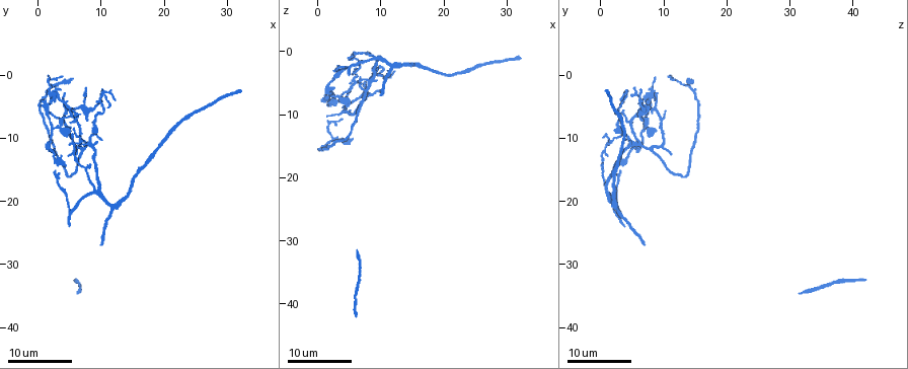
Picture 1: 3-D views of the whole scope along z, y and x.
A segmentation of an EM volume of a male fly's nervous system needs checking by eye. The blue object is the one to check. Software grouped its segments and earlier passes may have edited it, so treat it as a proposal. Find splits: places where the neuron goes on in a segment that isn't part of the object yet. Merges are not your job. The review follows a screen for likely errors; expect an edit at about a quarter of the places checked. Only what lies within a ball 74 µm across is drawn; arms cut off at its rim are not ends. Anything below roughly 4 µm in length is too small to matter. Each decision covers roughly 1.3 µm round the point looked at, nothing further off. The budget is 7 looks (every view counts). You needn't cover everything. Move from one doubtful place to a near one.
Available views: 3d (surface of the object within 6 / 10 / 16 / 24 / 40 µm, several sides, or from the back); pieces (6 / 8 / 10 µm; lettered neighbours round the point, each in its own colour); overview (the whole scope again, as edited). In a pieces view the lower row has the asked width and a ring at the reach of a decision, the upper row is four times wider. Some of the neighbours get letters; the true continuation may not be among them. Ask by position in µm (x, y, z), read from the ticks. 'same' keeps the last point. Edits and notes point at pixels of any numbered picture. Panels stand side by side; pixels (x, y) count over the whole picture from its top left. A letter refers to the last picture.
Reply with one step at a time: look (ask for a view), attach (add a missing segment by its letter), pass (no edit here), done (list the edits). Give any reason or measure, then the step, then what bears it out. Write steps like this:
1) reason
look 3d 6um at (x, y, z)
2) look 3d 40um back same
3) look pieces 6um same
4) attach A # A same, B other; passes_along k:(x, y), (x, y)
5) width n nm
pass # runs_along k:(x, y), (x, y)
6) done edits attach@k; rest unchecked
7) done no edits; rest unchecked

branch stops here
look 3d 16um at (5.0, 0.5, 14.5)

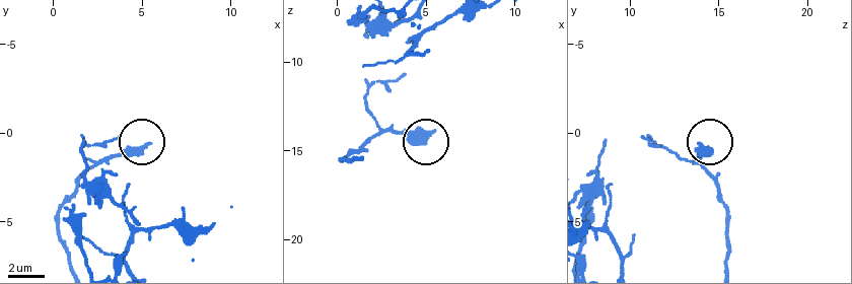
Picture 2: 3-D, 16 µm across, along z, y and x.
look pieces 6um at (5.3, 0.6, 14.1)

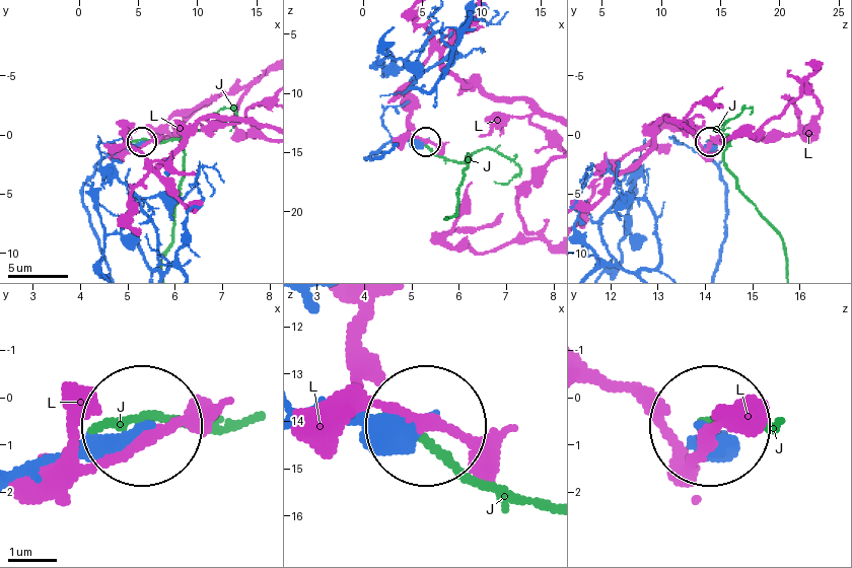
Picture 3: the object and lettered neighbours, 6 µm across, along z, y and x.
pass # J other, L other; runs_along 3:(108, 265), (83, 201), (83, 186), (104, 158), (140, 141); no lettered segment goes on from it

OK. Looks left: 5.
branch stops here
look 3d 24um at (7.5, 2.0, 5.0)

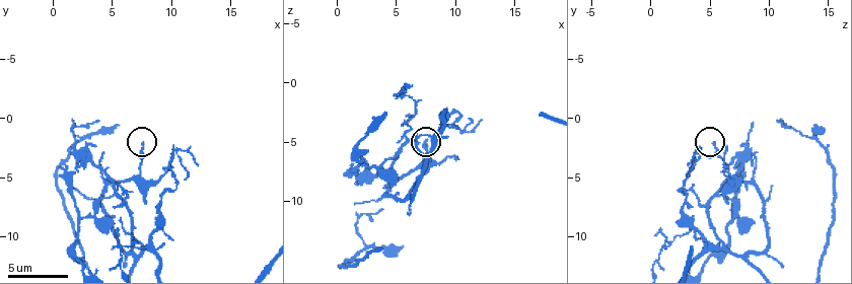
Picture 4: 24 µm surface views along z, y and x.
look 3d 6um at (7.6, 2.2, 5.4)

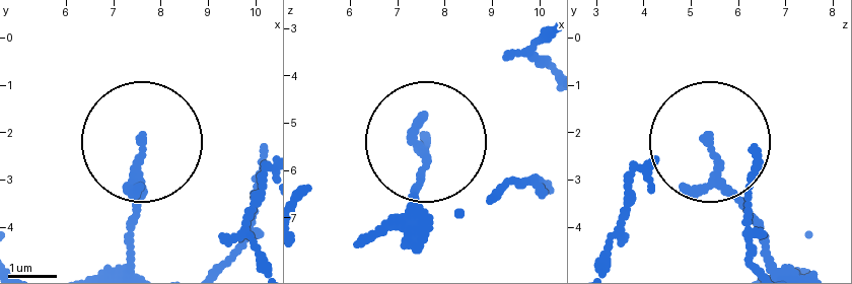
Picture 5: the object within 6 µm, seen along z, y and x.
look pieces 8um at (7.55, 2.15, 5.30)

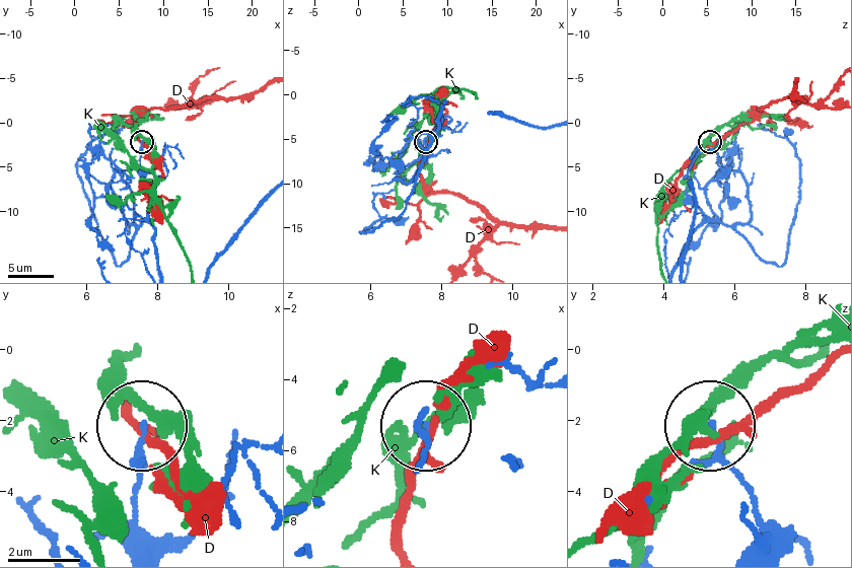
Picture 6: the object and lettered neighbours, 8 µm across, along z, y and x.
pass # D other, K other; runs_along 6:(803, 540), (767, 521), (712, 425); no lettered segment goes on from it

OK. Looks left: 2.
branch stops here
look 3d 24um at (4.5, 14.0, 3.0)

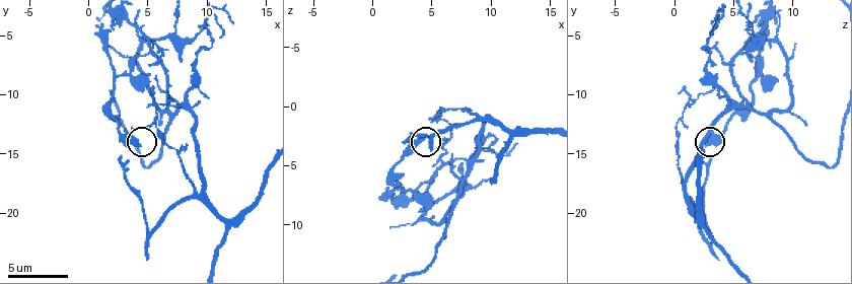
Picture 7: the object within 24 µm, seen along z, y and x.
look pieces 8um at (4.4, 14.0, 2.8)

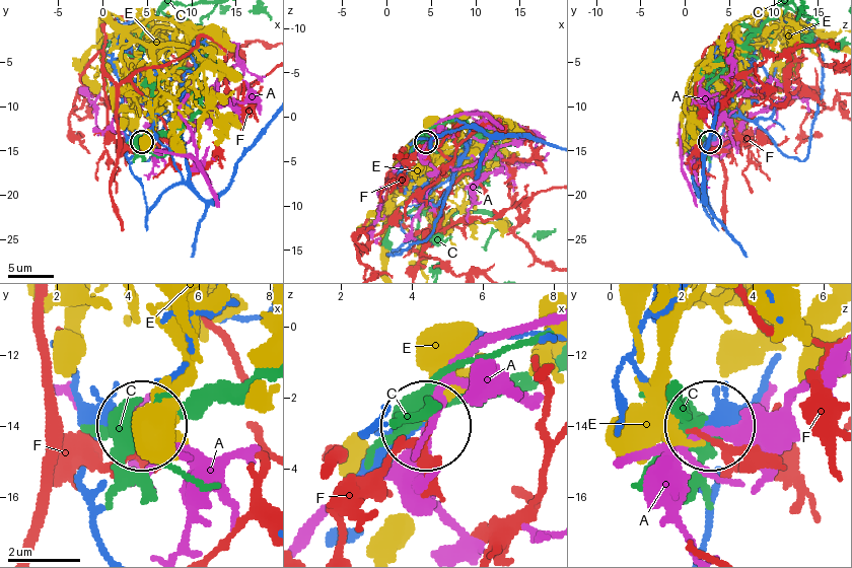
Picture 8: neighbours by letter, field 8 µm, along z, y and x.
pass # A other, C other, E other, F other; runs_along 8:(765, 383), (713, 425); no lettered segment goes on from it

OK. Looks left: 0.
done no edits; rest unchecked

